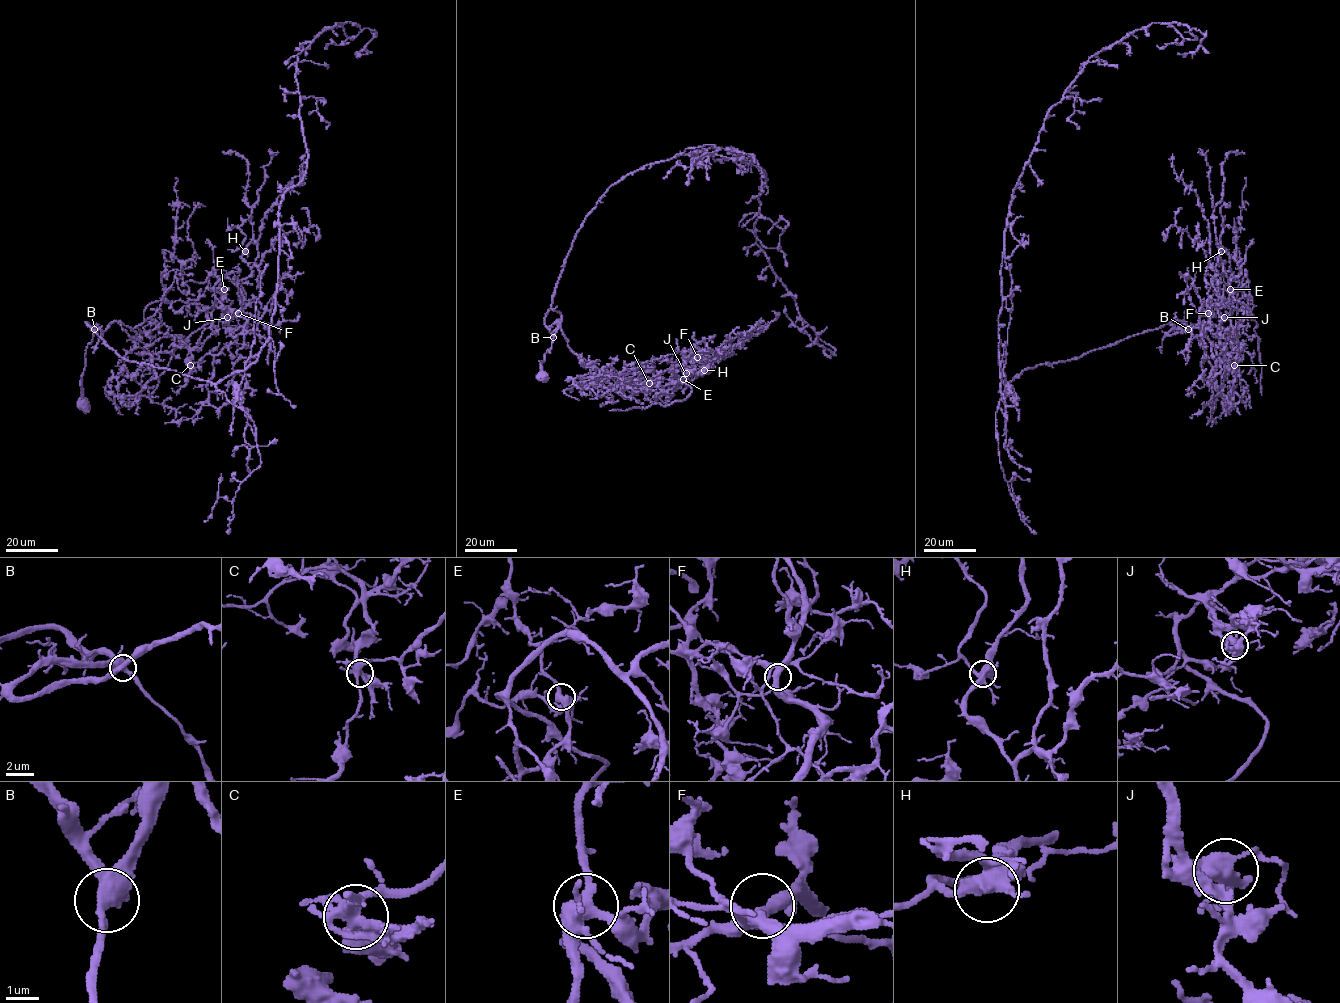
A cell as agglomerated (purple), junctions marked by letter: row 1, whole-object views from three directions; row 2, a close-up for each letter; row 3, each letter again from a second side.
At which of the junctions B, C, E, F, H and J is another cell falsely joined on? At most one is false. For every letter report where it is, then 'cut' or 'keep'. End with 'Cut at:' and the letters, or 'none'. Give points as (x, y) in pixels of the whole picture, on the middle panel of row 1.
B: place (553, 337); keep
C: place (649, 383); cut
E: place (683, 379); keep
F: place (697, 357); keep
H: place (704, 370); keep
J: place (686, 373); keep
Cut at: C

